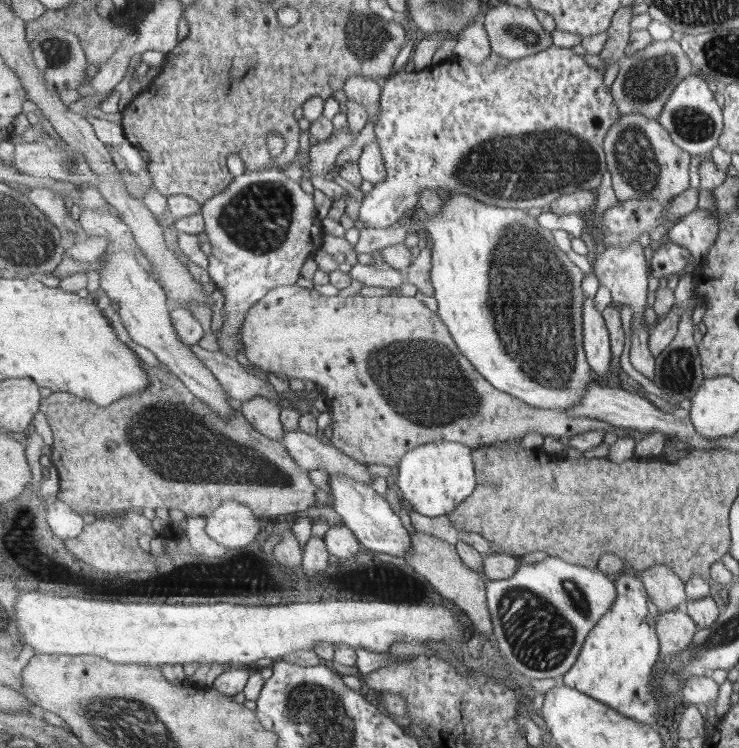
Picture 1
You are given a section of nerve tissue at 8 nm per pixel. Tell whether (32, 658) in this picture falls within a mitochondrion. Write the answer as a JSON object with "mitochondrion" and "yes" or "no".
{"mitochondrion":"no"}

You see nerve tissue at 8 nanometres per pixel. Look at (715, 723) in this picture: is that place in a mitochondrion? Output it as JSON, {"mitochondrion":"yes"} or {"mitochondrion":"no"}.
{"mitochondrion":"no"}

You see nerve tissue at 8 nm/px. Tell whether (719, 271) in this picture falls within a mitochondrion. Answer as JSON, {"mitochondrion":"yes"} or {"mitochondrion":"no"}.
{"mitochondrion":"no"}

